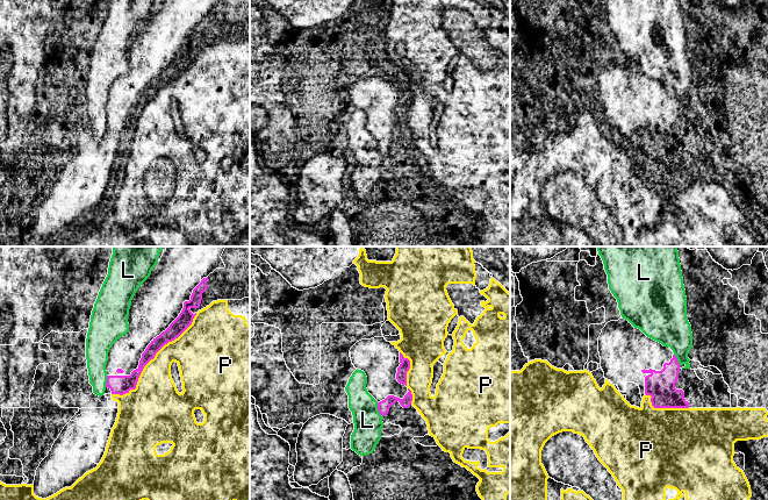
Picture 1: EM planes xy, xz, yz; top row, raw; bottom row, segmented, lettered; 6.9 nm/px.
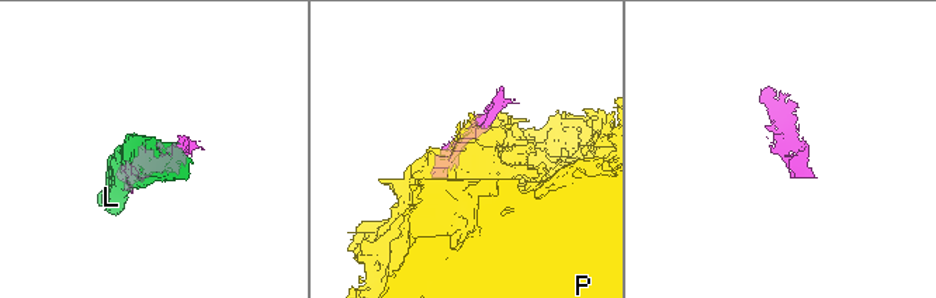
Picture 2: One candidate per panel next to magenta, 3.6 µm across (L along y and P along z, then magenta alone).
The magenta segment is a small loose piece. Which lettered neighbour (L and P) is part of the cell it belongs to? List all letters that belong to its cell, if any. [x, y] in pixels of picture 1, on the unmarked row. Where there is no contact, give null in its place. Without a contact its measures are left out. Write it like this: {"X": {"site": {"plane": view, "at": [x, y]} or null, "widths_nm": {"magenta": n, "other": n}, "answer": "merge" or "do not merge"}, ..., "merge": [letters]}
{"L": {"site": {"plane": "xz", "at": [378, 149]}, "widths_nm": {"magenta": 90, "other": 200}, "answer": "do not merge"}, "P": {"site": {"plane": "xy", "at": [151, 98]}, "widths_nm": {"magenta": 110, "other": 300}, "answer": "do not merge"}, "merge": []}

